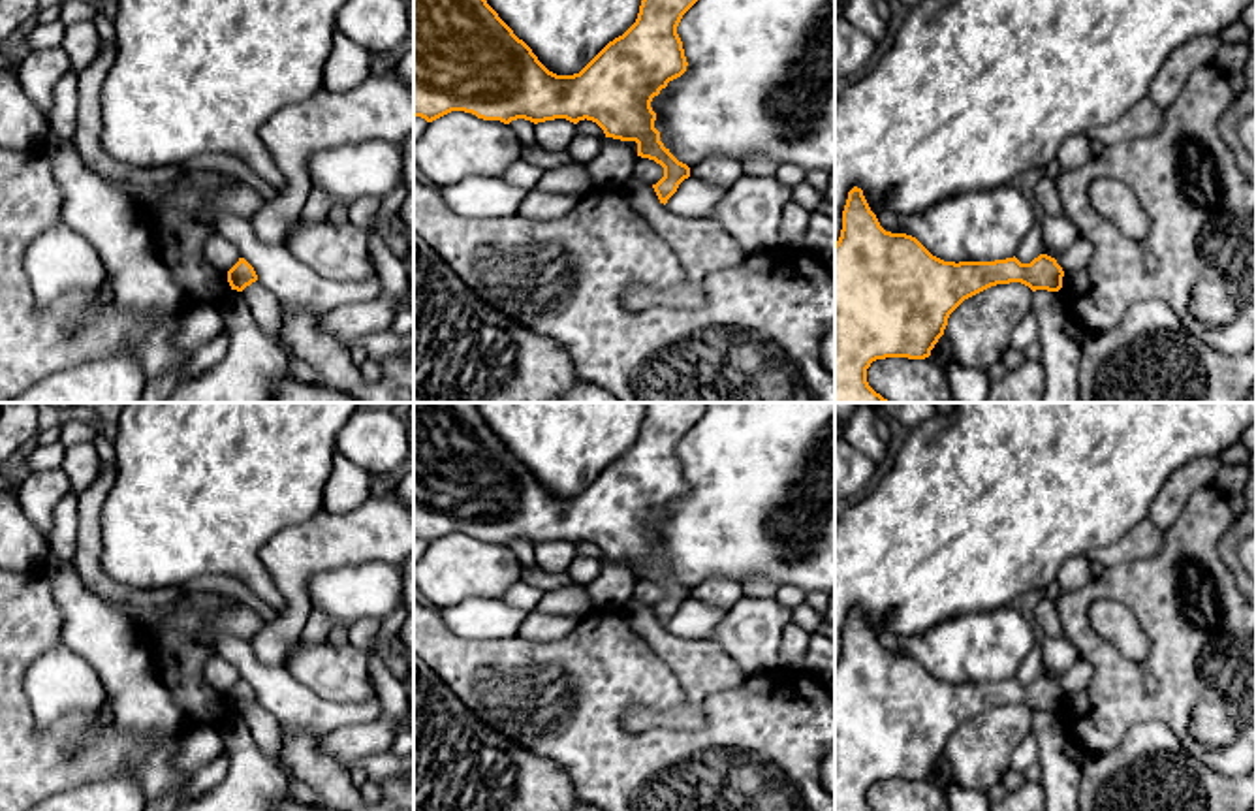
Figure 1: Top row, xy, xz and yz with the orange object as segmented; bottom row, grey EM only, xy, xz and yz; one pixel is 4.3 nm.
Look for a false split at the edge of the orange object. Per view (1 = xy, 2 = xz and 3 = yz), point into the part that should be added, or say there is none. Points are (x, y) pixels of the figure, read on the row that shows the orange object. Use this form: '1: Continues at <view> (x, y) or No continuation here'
1: No continuation here
2: No continuation here
3: No continuation here

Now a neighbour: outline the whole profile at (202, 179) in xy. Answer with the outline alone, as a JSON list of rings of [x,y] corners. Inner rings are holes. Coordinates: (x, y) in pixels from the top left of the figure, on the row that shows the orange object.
[[[192,169],[184,179],[182,183],[186,186],[196,186],[199,190],[216,190],[220,186],[224,186],[226,183],[229,183],[231,179],[235,177],[229,177],[222,171],[203,171],[203,169]]]

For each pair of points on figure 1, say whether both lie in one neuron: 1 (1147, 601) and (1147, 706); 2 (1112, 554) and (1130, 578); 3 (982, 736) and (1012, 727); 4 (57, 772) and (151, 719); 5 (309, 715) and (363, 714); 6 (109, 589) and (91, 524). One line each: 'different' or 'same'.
1: same
2: different
3: same
4: different
5: same
6: same

